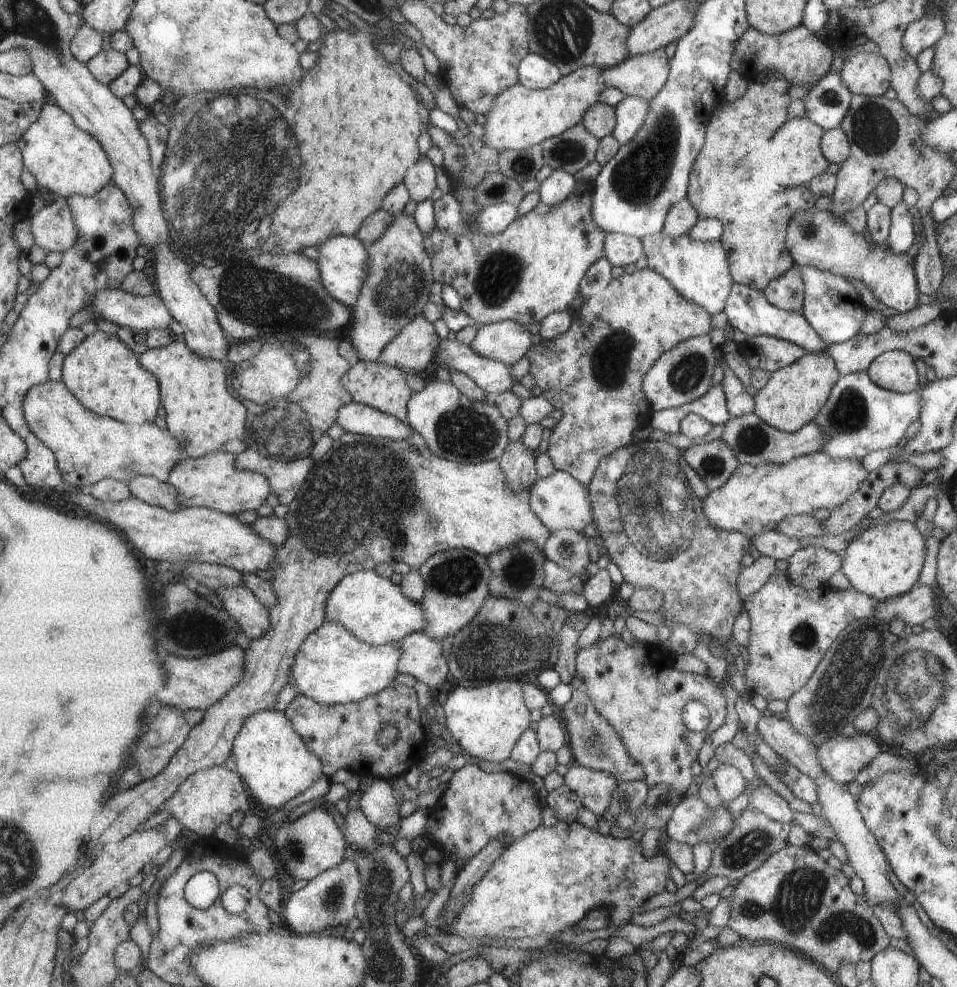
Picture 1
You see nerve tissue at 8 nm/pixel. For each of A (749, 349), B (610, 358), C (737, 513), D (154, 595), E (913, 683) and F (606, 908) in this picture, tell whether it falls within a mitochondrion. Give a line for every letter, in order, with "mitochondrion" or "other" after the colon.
A: other
B: mitochondrion
C: other
D: other
E: mitochondrion
F: other

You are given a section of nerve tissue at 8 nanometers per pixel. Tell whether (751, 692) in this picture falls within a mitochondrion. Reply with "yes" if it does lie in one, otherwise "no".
no

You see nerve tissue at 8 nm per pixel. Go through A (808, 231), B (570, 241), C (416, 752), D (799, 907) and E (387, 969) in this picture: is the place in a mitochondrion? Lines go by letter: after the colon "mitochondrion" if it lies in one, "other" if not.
A: mitochondrion
B: other
C: other
D: mitochondrion
E: mitochondrion

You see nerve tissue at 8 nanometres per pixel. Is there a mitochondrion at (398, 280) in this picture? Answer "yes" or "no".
yes

